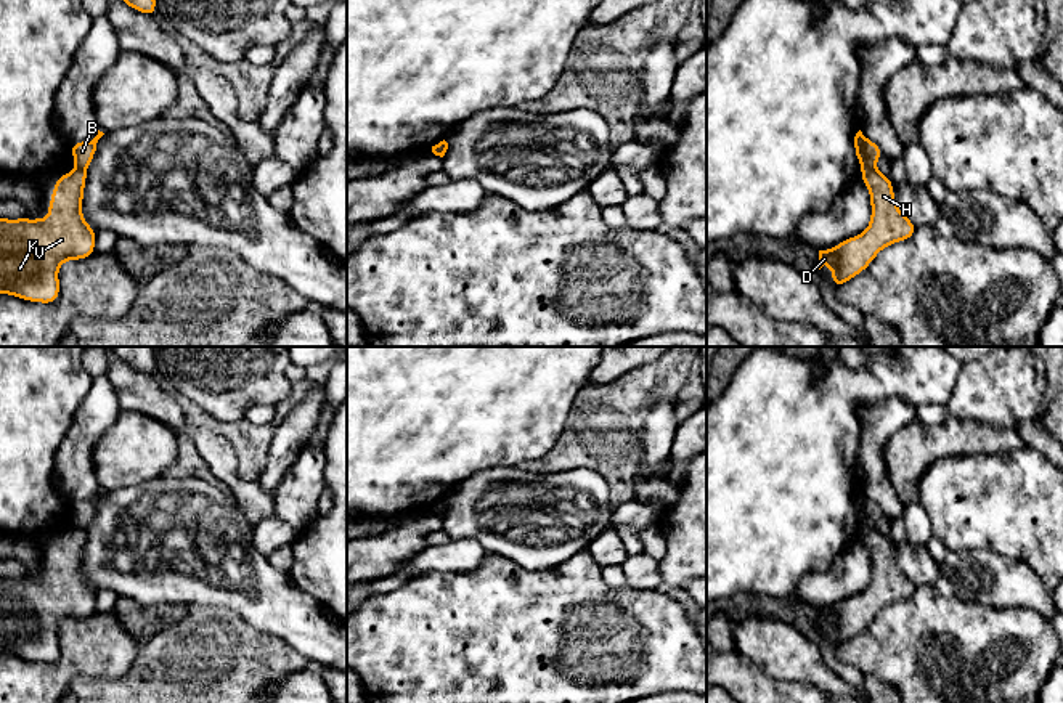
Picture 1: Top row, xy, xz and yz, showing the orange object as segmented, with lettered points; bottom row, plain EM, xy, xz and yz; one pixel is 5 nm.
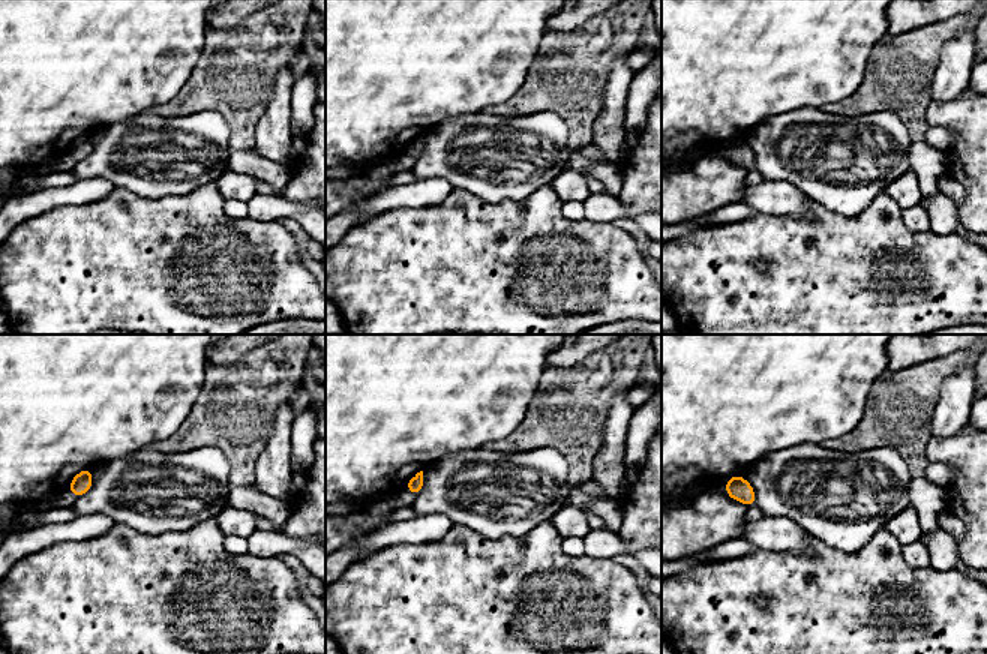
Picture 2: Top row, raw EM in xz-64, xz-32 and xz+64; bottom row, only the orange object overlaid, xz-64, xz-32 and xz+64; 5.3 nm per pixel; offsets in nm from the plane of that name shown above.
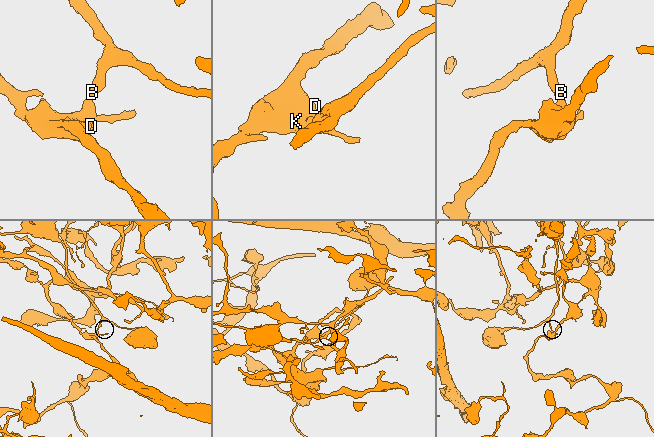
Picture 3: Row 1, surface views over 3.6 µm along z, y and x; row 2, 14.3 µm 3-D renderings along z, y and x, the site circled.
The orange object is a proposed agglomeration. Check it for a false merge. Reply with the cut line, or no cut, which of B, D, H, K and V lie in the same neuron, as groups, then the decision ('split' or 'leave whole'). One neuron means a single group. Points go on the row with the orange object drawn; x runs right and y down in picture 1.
cut in yz along (874, 167), (863, 170); B / D H K V; split

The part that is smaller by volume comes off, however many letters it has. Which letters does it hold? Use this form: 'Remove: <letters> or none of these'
Remove: B

